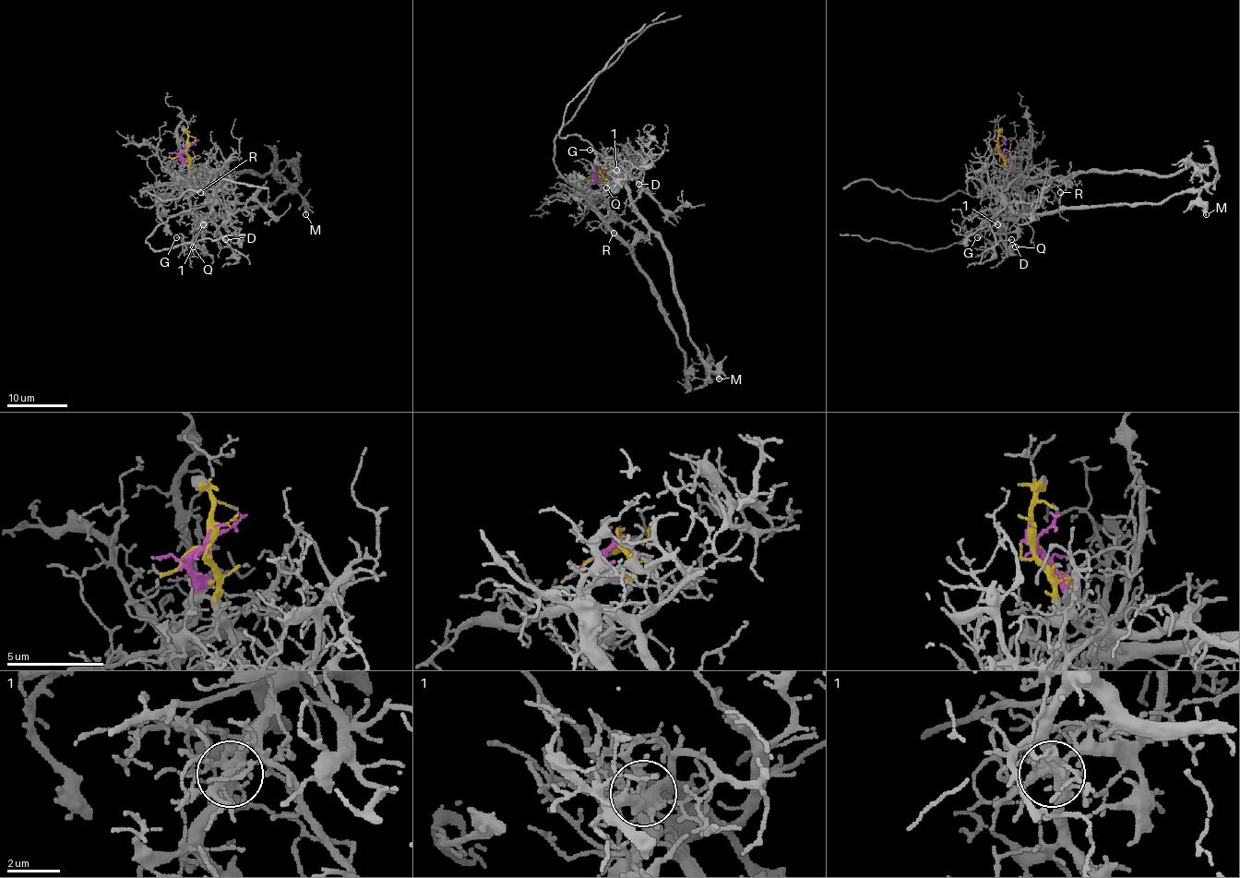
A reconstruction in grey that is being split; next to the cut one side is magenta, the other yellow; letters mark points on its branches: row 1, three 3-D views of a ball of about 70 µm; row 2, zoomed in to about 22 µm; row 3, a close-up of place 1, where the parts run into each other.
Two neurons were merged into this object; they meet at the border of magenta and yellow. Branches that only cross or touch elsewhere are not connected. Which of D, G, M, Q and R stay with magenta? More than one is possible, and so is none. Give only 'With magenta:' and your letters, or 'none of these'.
With magenta: R

